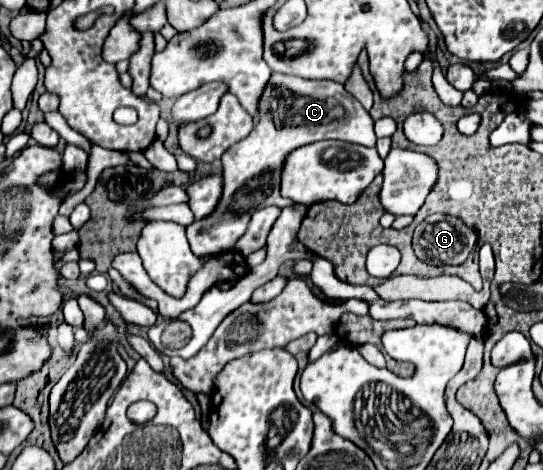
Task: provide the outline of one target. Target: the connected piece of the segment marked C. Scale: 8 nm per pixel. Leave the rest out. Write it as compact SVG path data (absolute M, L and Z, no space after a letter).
M272 74L260 98L260 112L256 114L254 130L222 156L224 188L214 212L188 226L186 236L192 252L196 256L204 256L230 250L236 240L244 236L254 208L260 210L272 204L286 208L294 204L280 196L280 170L288 152L318 140L344 140L360 146L372 146L372 142L376 142L372 124L370 114L344 90L342 84L332 80L306 80L298 76Z

